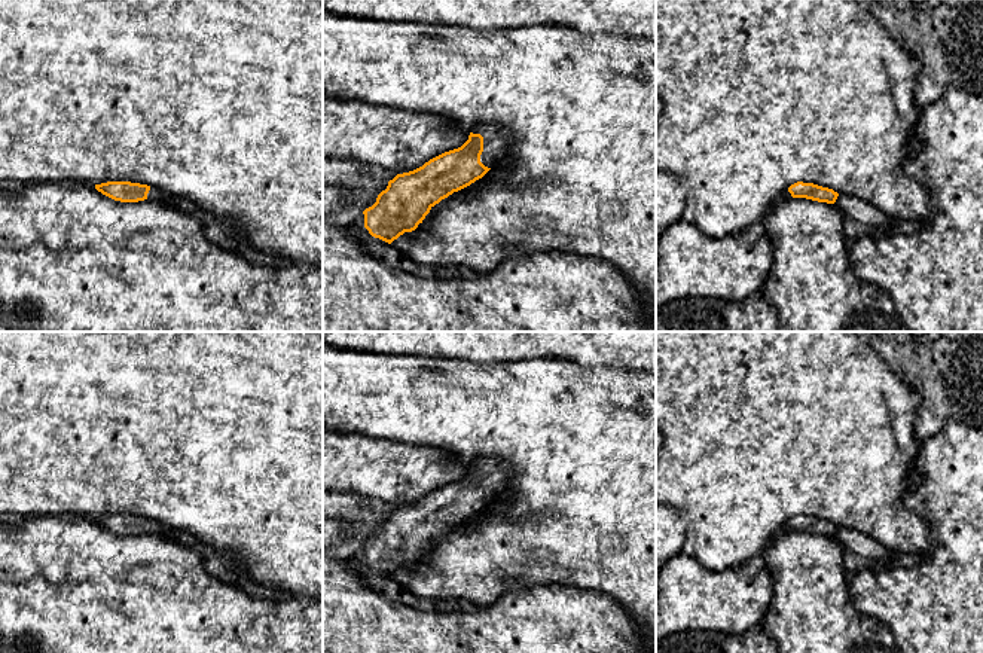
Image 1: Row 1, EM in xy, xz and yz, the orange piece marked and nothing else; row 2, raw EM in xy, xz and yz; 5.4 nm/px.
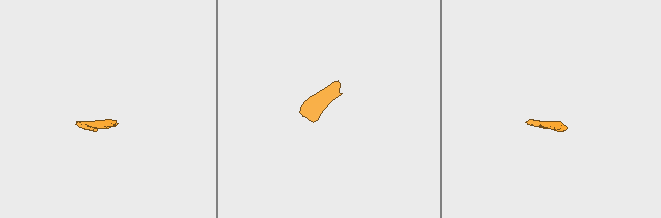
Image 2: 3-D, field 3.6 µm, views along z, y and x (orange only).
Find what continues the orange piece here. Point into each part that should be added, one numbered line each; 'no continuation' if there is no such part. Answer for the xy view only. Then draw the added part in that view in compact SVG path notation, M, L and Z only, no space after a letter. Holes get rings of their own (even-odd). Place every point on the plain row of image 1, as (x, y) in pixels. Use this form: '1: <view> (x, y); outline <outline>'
1: xy (155, 527); outline M150 519L150 524L147 527L147 533L158 534L158 535L173 537L173 534L175 531L171 530L168 525L159 522L159 521Z

